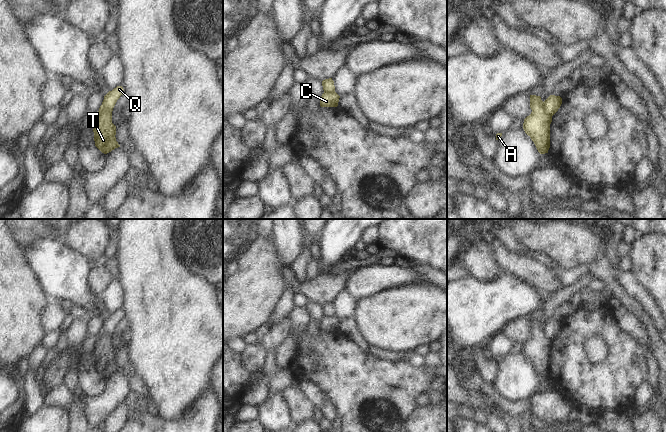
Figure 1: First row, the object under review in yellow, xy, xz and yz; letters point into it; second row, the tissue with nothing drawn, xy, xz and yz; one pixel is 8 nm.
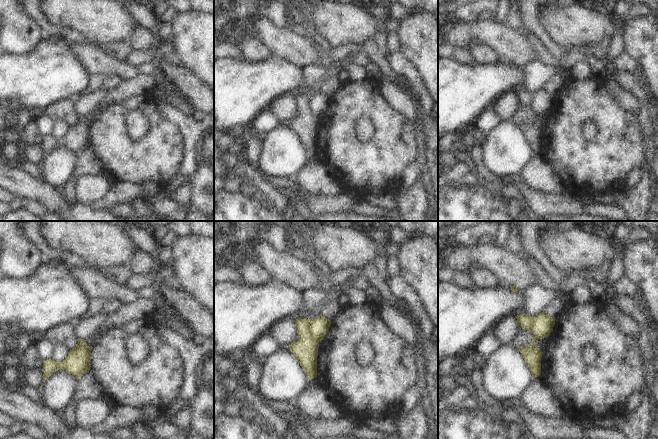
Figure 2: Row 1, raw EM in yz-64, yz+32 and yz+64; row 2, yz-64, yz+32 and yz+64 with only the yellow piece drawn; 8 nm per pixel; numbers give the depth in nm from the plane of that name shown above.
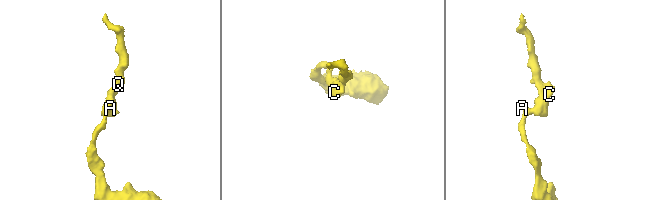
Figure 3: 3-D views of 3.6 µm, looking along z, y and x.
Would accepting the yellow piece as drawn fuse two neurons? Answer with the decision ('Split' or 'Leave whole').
Split

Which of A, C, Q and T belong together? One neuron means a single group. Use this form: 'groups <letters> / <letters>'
groups A T / C Q

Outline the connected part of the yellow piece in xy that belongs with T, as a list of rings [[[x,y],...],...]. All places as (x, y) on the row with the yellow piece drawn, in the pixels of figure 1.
[[[105,109],[96,112],[93,132],[95,146],[102,153],[107,154],[120,147],[115,137],[116,126],[112,123],[112,112]]]

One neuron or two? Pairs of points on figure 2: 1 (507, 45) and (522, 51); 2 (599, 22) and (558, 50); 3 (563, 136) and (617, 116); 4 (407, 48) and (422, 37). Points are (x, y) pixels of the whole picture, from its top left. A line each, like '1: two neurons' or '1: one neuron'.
1: one neuron
2: two neurons
3: one neuron
4: one neuron

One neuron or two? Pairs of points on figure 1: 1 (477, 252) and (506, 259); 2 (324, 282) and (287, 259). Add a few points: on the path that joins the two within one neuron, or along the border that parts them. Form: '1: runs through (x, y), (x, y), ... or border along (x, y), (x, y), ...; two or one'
1: border along (490, 244), (495, 261), (502, 271); two
2: border along (283, 265), (288, 266); two

